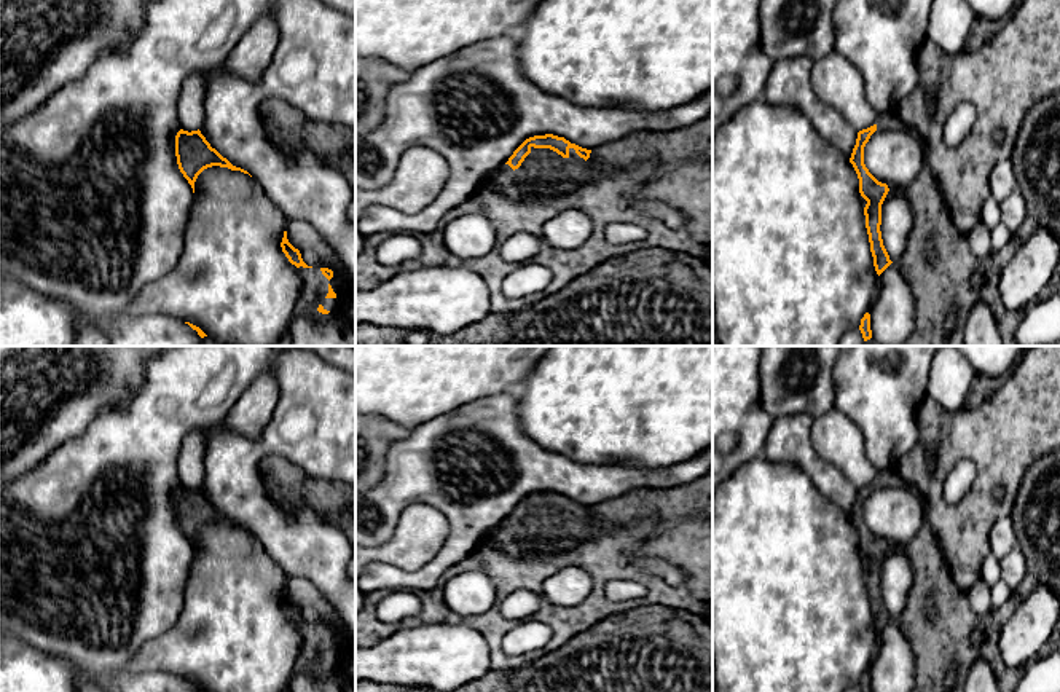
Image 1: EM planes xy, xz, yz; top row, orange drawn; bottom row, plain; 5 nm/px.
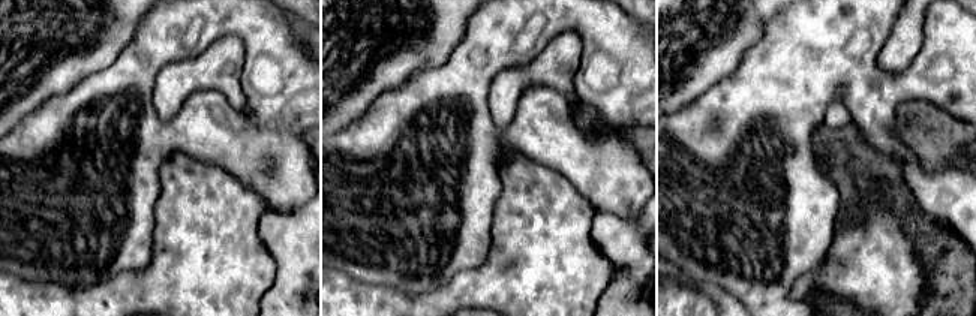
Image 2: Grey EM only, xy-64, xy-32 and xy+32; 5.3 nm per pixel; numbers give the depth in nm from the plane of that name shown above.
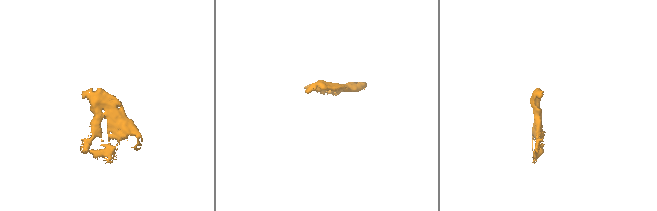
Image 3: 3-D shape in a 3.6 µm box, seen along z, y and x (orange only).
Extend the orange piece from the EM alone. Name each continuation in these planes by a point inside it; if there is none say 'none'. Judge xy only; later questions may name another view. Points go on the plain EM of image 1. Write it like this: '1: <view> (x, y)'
1: xy (314, 643)

